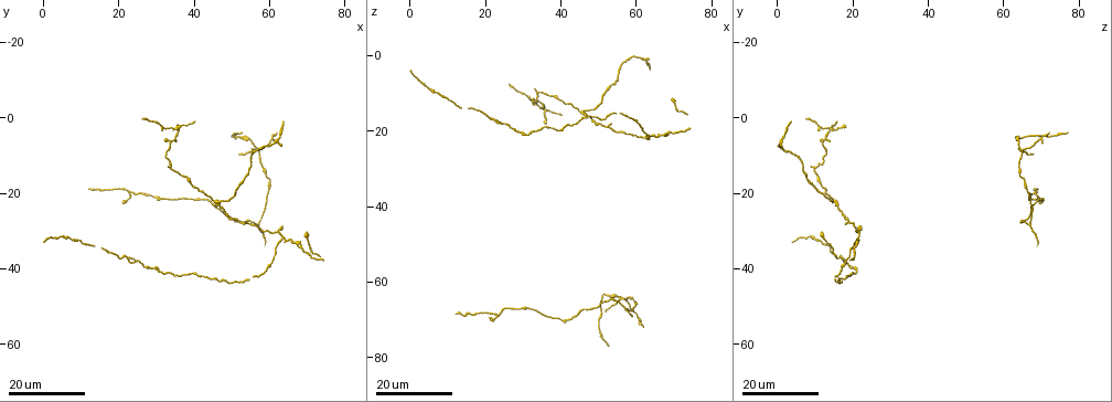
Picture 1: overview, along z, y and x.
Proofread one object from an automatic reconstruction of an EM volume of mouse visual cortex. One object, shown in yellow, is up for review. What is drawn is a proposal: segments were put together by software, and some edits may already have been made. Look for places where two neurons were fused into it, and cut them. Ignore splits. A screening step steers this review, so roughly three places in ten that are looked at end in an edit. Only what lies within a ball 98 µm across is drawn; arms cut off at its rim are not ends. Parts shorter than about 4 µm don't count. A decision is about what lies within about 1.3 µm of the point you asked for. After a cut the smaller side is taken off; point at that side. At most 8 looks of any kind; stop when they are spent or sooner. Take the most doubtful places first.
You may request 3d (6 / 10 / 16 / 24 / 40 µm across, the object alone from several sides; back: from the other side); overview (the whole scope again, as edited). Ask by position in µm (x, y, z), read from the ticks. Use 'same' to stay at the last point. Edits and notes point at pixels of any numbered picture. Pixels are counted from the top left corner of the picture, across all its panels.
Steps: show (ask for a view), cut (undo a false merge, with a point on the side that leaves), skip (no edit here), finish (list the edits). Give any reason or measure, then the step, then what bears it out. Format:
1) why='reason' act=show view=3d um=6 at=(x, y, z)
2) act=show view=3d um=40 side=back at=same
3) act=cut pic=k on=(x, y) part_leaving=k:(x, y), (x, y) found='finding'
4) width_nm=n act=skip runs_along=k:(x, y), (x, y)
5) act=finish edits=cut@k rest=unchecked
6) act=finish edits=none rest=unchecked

why='two arms at a narrow angle' act=show view=3d um=24 at=(35.5, 2.5, 14.0)

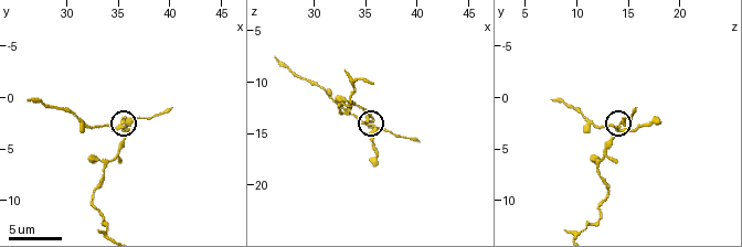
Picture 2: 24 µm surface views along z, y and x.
act=show view=3d um=10 at=(36.0, 2.4, 14.6)

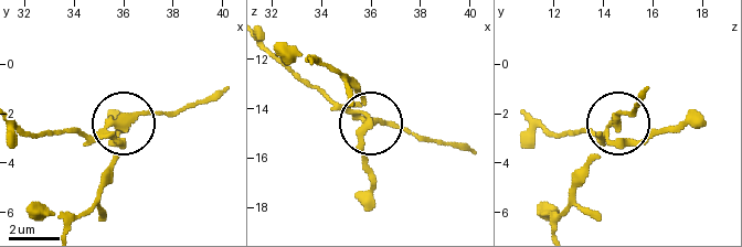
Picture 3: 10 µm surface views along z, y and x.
width_nm=290 act=cut pic=3 on=(140, 113) part_leaving=3:(117, 142), (69, 130), (31, 137), (18, 130) found='a second neuron is stuck on'

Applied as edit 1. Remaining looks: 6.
why='thin neck' act=show view=3d um=16 at=(34.0, 13.0, 10.6)

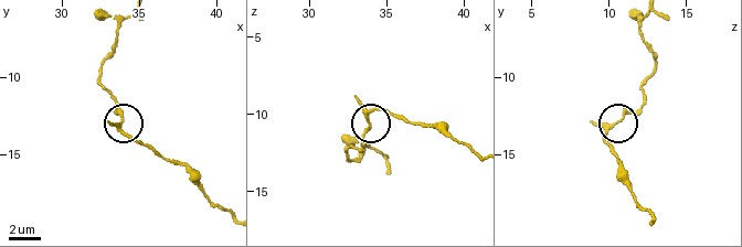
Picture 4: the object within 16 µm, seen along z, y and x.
why='closer look' act=show view=3d um=6 at=(33.8, 13.0, 10.6)

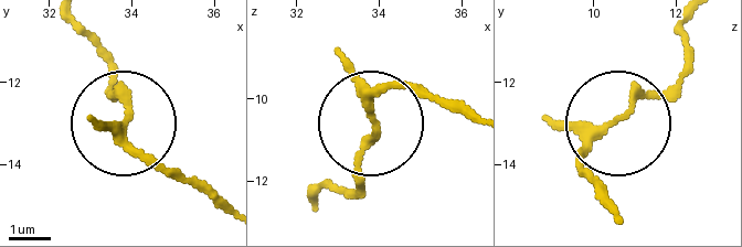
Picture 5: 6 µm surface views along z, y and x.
width_nm=180 act=skip runs_along=5:(476, 120), (423, 89), (391, 85), (370, 114), (360, 194) found='one neuron here'

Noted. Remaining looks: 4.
why='three arms meet' act=show view=3d um=16 at=(22.0, 37.0, 17.5)

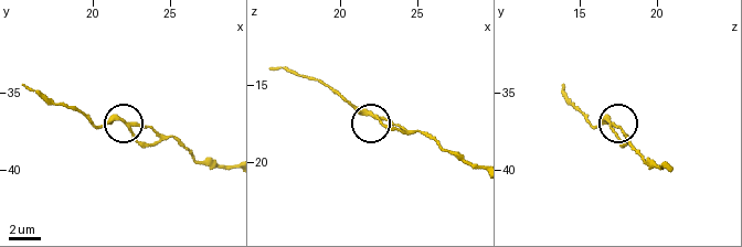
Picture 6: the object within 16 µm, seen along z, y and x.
act=show view=3d um=10 at=(22.6, 37.2, 17.2)

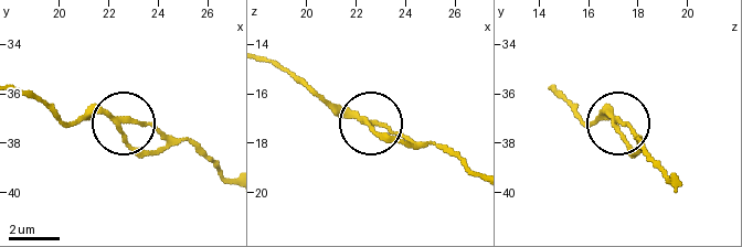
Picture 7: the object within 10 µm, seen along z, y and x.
arms=3 act=skip runs_along=7:(476, 175), (438, 148), (330, 110), (307, 89) found='continuous, no second neuron'

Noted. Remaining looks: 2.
why='thin neck' act=show view=3d um=10 at=(33.8, 7.4, 12.0)

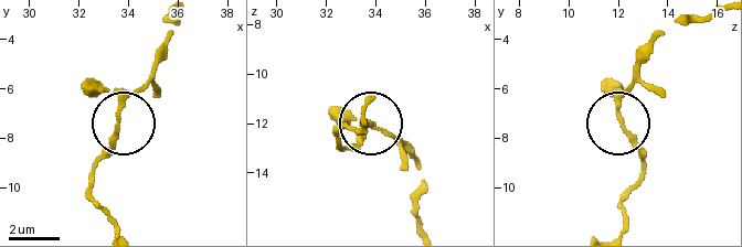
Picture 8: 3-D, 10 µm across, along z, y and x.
why='closer look' act=show view=3d um=6 at=(33.5, 7.2, 12.1)

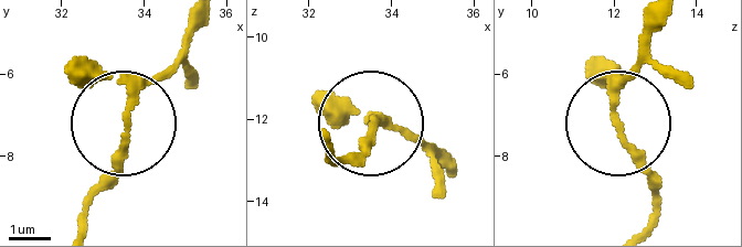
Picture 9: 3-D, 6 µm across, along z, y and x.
act=skip runs_along=9:(83, 222), (128, 106), (195, 25) found='all the same neuron'

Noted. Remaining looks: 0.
act=finish edits=cut@3 rest=unchecked

